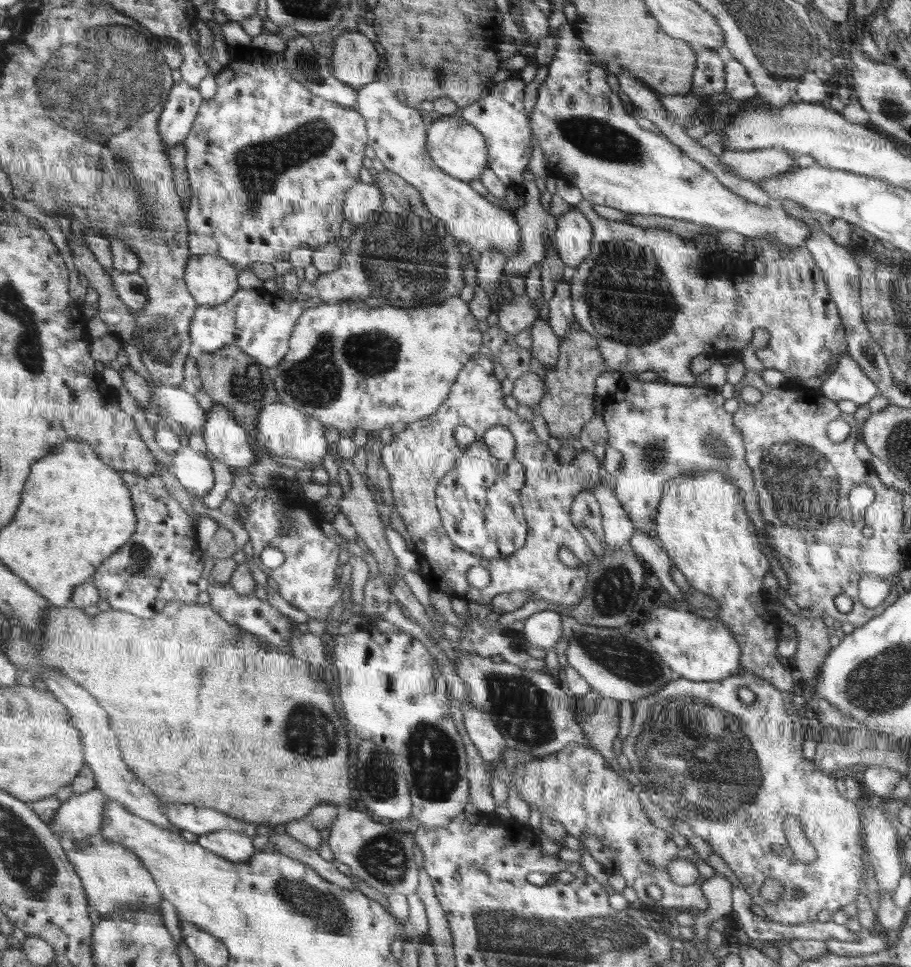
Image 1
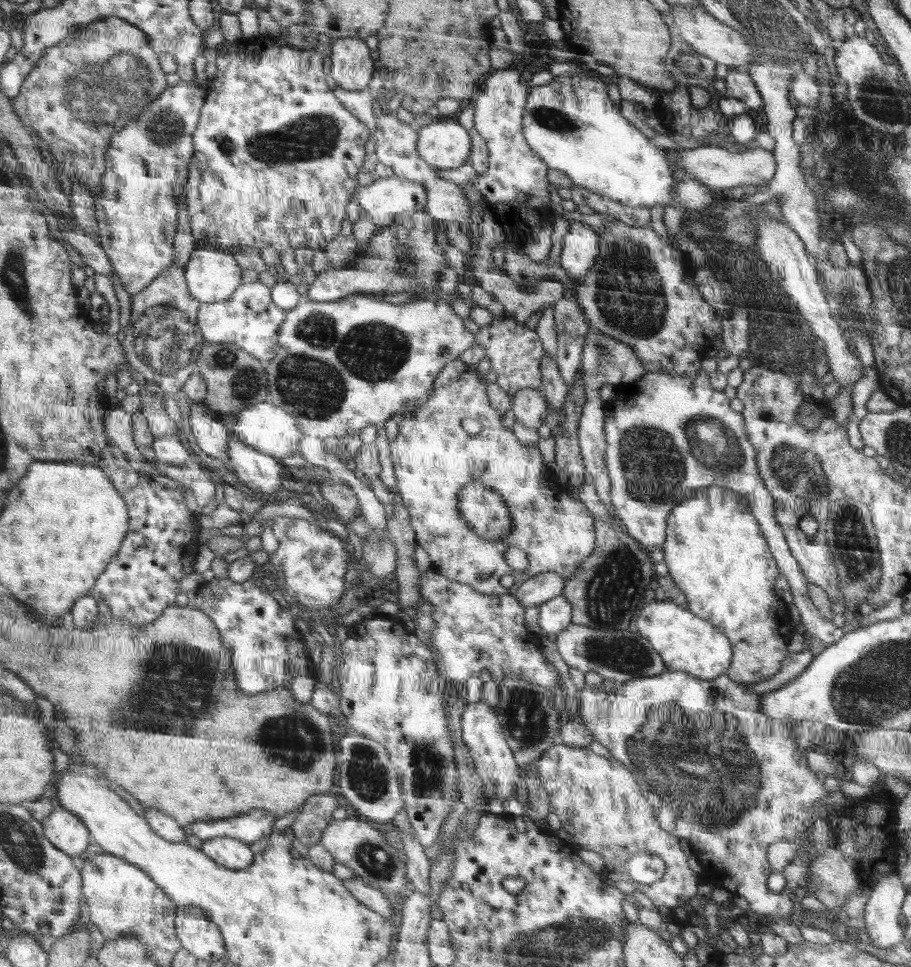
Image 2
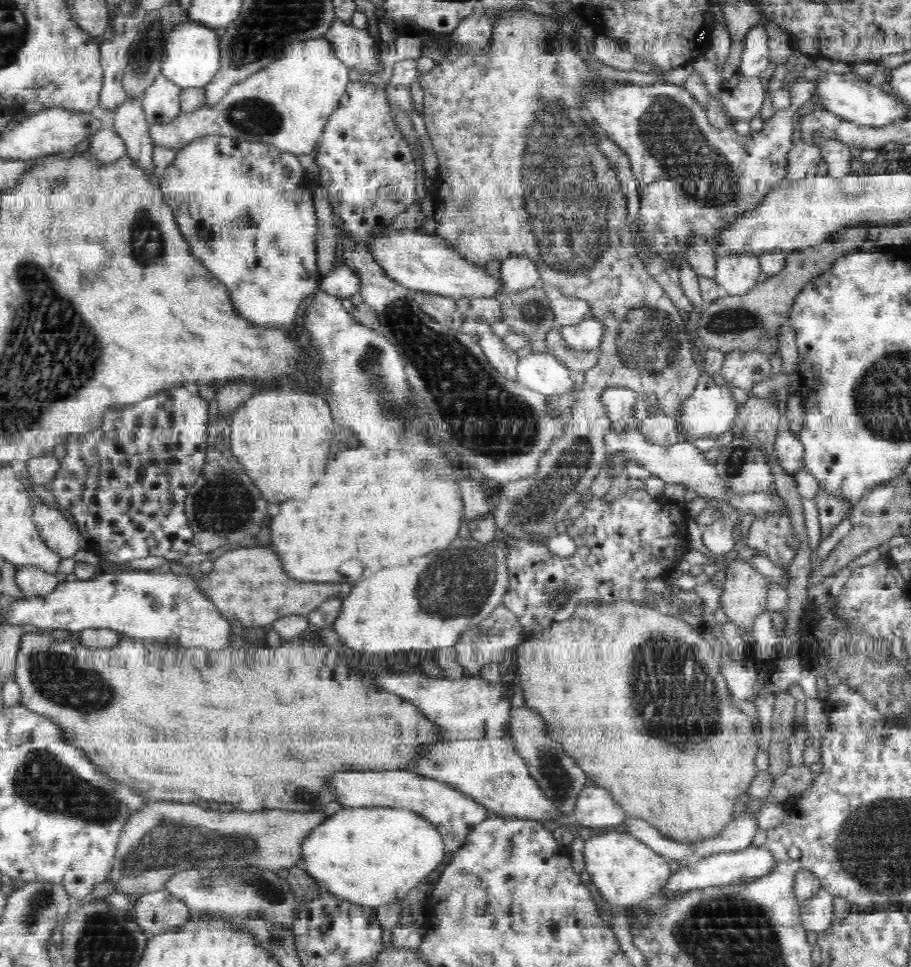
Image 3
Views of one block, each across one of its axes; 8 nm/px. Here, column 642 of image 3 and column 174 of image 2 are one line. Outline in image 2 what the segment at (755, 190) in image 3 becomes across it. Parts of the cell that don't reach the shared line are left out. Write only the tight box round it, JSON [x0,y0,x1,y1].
[95,81,208,299]

